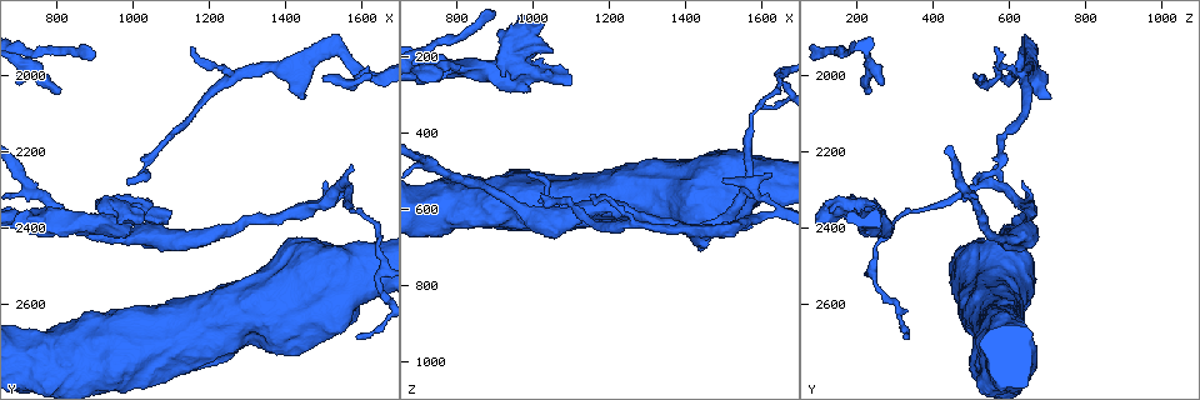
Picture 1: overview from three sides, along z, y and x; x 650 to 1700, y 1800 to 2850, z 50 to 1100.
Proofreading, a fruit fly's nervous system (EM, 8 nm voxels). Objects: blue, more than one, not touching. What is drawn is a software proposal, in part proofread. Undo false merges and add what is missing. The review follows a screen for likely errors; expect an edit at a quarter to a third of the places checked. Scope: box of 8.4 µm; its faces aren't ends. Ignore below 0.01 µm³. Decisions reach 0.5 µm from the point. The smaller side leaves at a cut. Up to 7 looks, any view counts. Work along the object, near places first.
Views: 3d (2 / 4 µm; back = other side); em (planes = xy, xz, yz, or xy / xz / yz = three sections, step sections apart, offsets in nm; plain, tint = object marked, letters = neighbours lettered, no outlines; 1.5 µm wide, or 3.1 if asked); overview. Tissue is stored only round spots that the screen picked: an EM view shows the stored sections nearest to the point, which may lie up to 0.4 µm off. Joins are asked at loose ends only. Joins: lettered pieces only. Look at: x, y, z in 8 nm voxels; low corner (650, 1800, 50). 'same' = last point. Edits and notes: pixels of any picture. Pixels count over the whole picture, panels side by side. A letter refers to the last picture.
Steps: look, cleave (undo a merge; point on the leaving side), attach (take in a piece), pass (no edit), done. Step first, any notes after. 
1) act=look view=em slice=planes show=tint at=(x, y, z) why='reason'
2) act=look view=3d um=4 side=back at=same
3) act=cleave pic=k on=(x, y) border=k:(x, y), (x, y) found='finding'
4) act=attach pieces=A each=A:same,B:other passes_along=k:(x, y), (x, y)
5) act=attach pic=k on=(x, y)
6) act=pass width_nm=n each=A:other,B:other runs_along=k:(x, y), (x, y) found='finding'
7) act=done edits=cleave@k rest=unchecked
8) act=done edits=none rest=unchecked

act=look view=em slice=planes show=plain at=(805, 2045, 230) why='an open end'

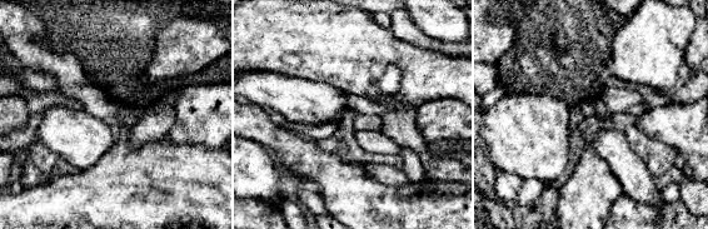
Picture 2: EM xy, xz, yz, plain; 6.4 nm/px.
act=look view=em slice=planes show=letters at=same why='what lies round it'

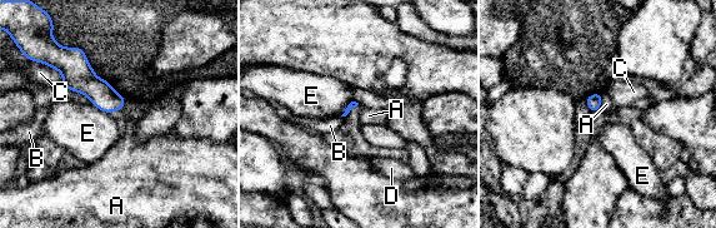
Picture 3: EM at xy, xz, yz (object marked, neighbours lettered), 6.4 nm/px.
act=pass each=A:other,B:other,C:other,D:other,E:other border=3:(602, 94), (599, 108) found='no lettered piece goes on from it'

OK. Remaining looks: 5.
act=look view=3d um=4 at=(1030, 2225, 575) why='abrupt turn'

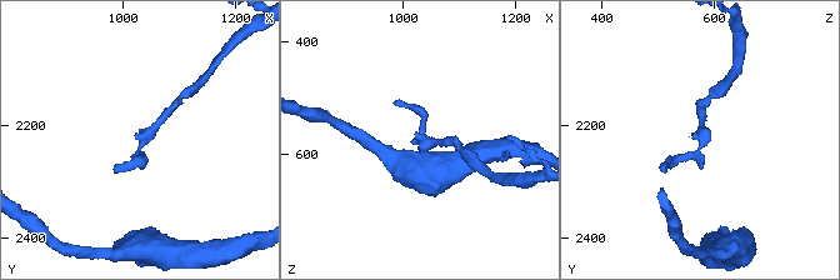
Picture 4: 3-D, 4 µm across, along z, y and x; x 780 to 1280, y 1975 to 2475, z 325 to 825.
act=look view=em slice=planes show=plain at=(1040, 2230, 585)

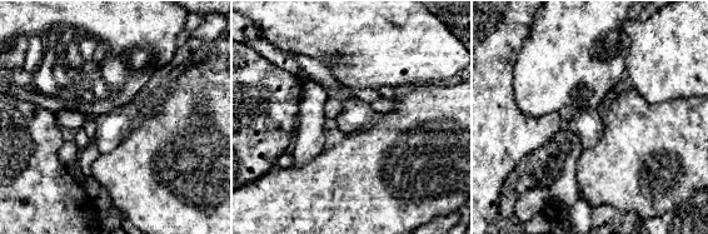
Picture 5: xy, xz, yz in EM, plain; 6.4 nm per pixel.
act=look view=em slice=planes show=letters at=same

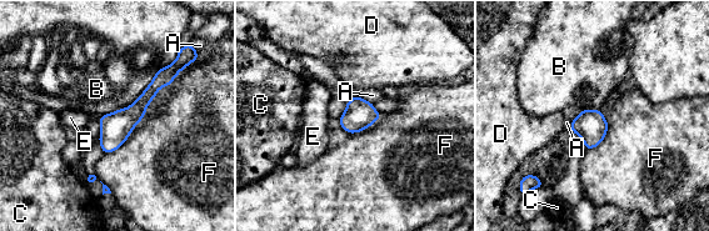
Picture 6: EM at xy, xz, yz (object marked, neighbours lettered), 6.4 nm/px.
act=pass each=A:other,B:other,C:other,D:other,E:other,F:other runs_along=6:(158, 84), (114, 131), (106, 150) found='all the same neuron'

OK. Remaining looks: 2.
act=done edits=none rest=unchecked

